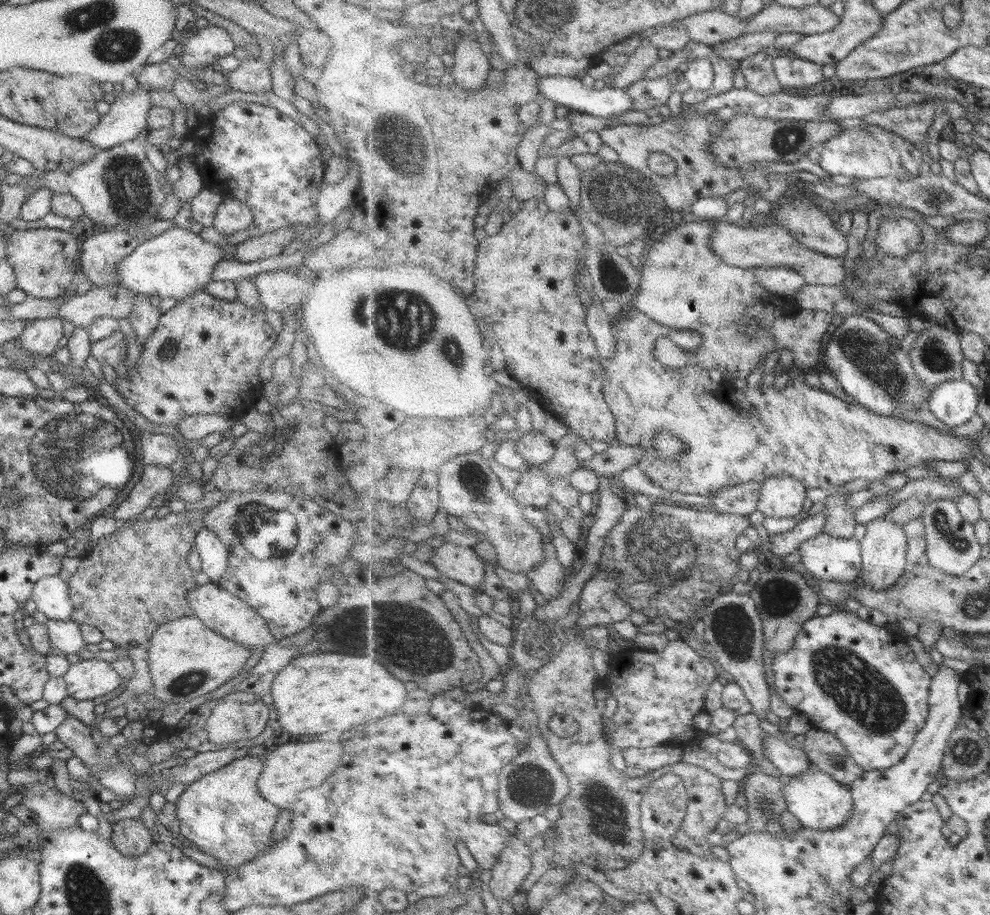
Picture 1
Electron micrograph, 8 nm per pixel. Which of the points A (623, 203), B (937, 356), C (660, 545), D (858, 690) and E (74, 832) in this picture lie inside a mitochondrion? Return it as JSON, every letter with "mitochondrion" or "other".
{"A":"mitochondrion","B":"mitochondrion","C":"mitochondrion","D":"mitochondrion","E":"other"}

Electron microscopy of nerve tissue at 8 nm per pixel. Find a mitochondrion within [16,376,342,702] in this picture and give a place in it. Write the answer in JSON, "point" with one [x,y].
{"point":[73,452]}

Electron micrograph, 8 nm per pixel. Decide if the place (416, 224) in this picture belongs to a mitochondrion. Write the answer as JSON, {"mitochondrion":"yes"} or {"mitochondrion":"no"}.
{"mitochondrion":"no"}

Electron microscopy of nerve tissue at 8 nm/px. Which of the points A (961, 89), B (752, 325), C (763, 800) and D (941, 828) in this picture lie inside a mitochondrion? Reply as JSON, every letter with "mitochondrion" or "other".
{"A":"other","B":"mitochondrion","C":"mitochondrion","D":"other"}

